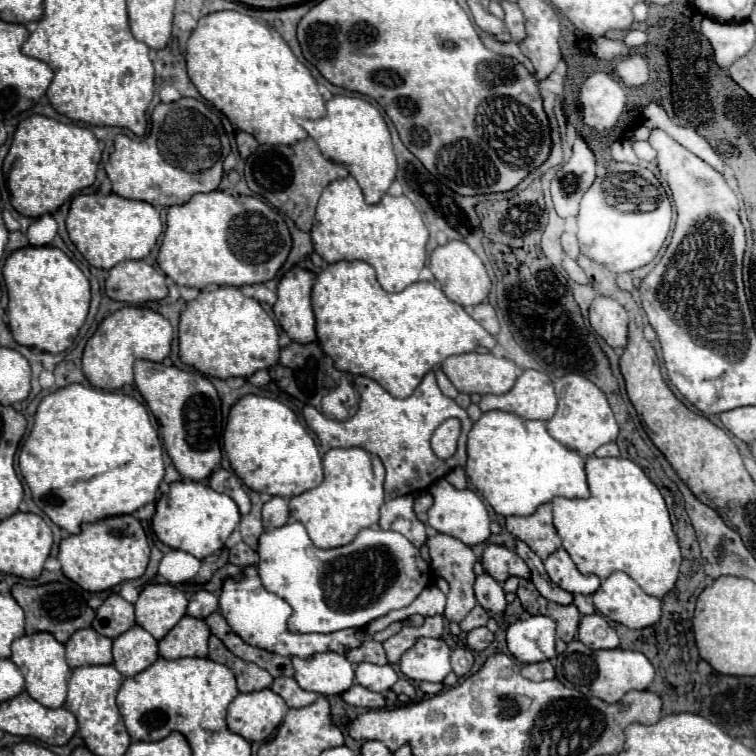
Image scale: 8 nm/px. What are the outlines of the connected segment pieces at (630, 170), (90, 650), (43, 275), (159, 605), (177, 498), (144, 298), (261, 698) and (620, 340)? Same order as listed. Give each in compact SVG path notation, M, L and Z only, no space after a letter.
M610 162L604 178L596 178L580 202L580 250L614 274L632 272L654 260L670 232L670 222L670 200L658 178L648 168L626 162Z
M82 628L66 642L66 662L70 668L112 664L112 640L94 628Z
M26 246L6 258L2 276L10 298L8 328L14 340L50 354L70 348L89 311L90 282L82 270L58 248Z
M148 584L142 592L136 608L136 624L148 630L156 640L162 640L186 614L188 600L172 584Z
M182 480L172 482L170 492L156 502L152 528L162 544L174 550L190 552L192 556L198 556L198 560L204 560L206 556L220 552L224 548L228 536L238 526L238 522L240 512L230 496L214 492L210 486L202 482Z
M126 260L110 270L106 294L124 304L144 304L162 300L168 294L164 272L152 268L144 260Z
M272 690L238 694L228 706L228 730L248 742L262 742L280 726L288 706Z
M598 296L592 300L588 310L588 320L592 328L598 332L602 340L606 340L612 348L626 346L626 326L628 326L628 314L626 310L608 296Z

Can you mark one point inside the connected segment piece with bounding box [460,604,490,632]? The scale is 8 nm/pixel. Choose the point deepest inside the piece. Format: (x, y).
(478, 617)

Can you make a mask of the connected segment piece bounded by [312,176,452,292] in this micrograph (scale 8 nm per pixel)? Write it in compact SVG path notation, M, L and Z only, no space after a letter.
M348 176L346 180L334 180L332 184L328 184L326 188L324 188L324 192L322 192L322 196L320 196L320 202L318 202L318 208L316 208L316 218L314 218L314 224L312 224L312 244L314 244L314 252L316 254L320 254L320 258L324 260L324 262L328 262L328 264L334 264L334 262L340 262L340 260L362 260L362 262L368 262L374 270L376 270L376 276L378 276L378 282L380 282L380 286L386 290L386 292L402 292L406 286L410 286L410 284L416 284L416 282L423 282L422 280L422 272L428 268L428 272L430 272L430 276L432 276L432 280L427 281L436 281L434 278L434 274L432 274L432 270L430 270L430 256L432 256L432 252L438 248L438 246L444 246L444 244L448 244L448 242L452 242L452 240L448 240L448 236L442 232L442 230L438 230L438 232L430 232L430 228L428 228L428 222L424 220L424 216L422 216L422 212L420 210L416 210L414 208L414 204L410 204L410 200L406 200L406 196L403 196L404 189L400 191L400 196L390 196L390 194L384 194L384 198L378 202L378 204L366 204L364 202L364 196L362 196L362 190L360 190L360 186L358 186L358 182L352 178L352 176Z

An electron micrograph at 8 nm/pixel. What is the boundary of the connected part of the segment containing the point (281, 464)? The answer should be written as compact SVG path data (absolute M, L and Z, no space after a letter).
M248 394L234 404L224 430L224 450L236 476L254 492L292 498L322 482L322 460L314 438L288 406L266 396Z

